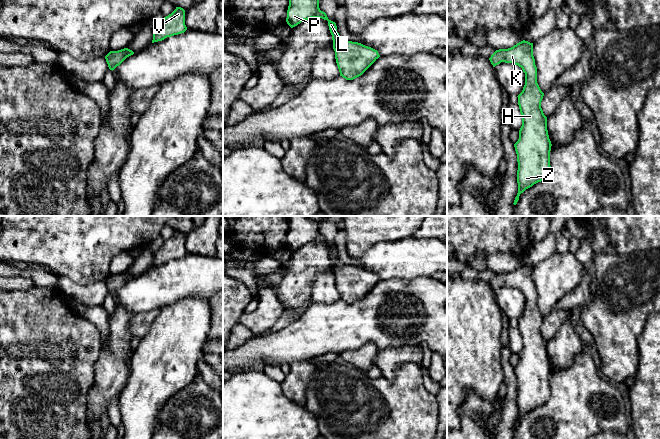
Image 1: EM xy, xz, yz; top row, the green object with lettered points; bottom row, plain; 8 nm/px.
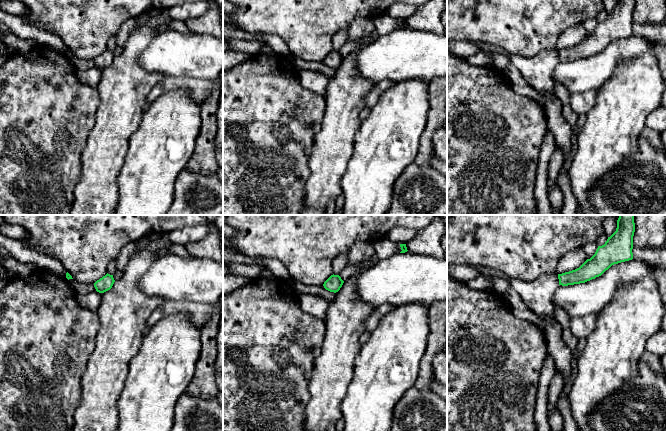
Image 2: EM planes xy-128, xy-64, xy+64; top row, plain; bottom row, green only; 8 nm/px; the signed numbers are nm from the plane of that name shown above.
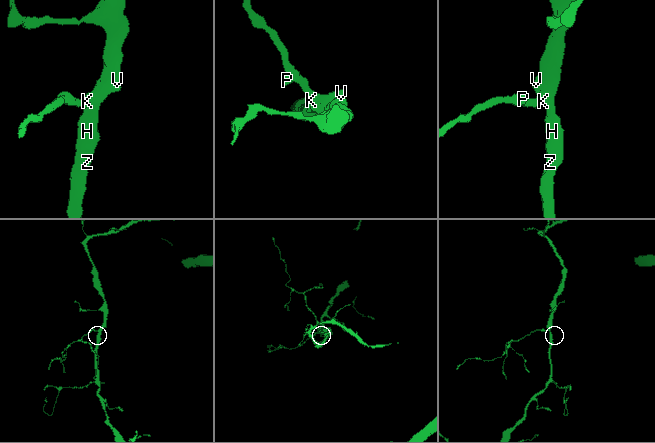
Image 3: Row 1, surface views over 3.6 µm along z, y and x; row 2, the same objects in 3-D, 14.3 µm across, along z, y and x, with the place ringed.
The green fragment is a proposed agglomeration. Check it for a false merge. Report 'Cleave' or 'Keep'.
Keep

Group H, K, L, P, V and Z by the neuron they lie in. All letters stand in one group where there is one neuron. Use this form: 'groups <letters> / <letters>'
groups H K L P V Z

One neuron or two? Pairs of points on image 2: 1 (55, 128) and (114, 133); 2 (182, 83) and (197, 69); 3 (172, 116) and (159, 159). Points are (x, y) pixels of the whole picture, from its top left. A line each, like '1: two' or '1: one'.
1: two
2: two
3: one

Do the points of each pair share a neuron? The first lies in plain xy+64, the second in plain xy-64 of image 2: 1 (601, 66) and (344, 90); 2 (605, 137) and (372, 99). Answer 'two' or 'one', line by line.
1: two
2: two

